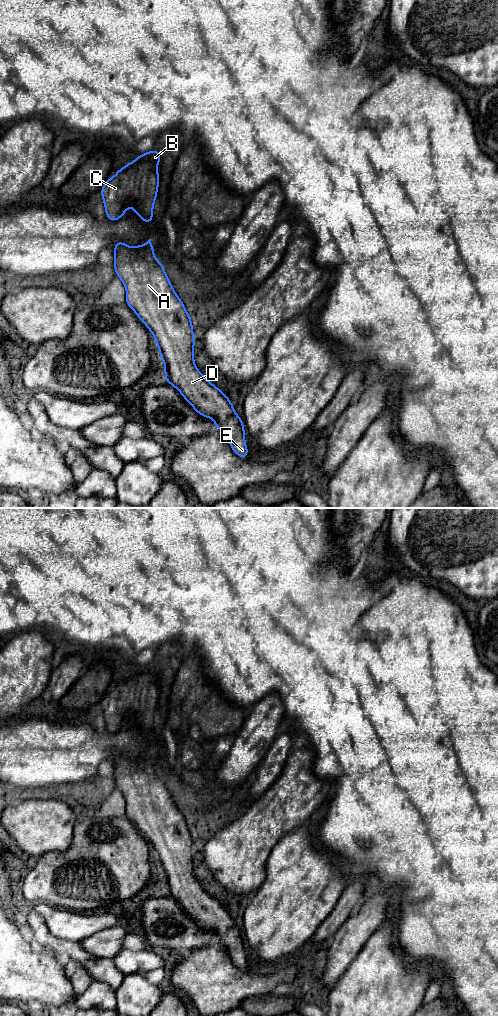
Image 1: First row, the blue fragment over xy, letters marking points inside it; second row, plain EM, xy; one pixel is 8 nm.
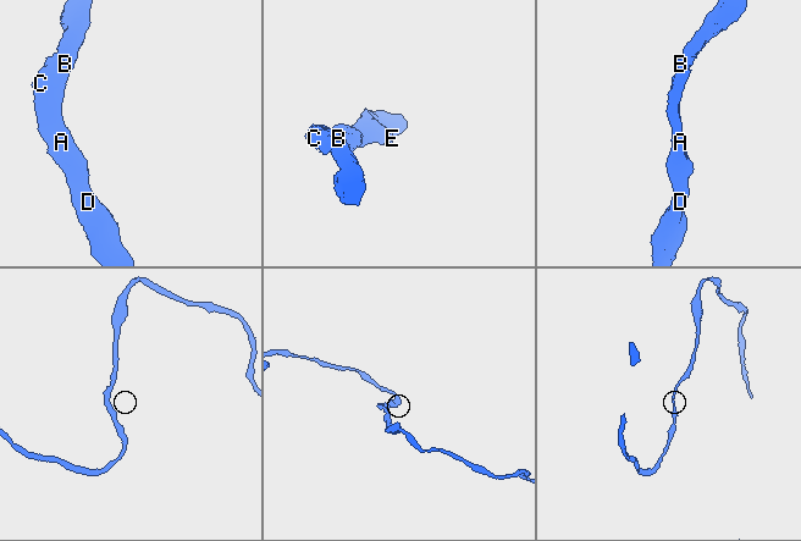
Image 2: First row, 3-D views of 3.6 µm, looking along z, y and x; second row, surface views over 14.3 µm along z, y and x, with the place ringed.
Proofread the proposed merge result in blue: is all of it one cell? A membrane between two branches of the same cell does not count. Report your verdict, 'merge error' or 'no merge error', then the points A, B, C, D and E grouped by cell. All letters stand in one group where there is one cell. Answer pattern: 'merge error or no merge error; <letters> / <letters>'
no merge error; A B C D E

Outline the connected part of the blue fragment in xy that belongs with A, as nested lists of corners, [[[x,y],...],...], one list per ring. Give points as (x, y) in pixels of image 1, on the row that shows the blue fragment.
[[[151,239],[144,245],[136,247],[130,247],[125,242],[119,241],[116,241],[114,246],[114,269],[116,276],[122,280],[125,286],[126,305],[135,312],[154,335],[155,344],[159,347],[158,355],[164,361],[165,381],[174,386],[197,413],[215,422],[215,428],[219,428],[225,435],[237,456],[247,458],[249,454],[244,437],[243,421],[236,414],[229,398],[209,382],[196,367],[192,319],[173,289],[164,265],[155,257]]]

